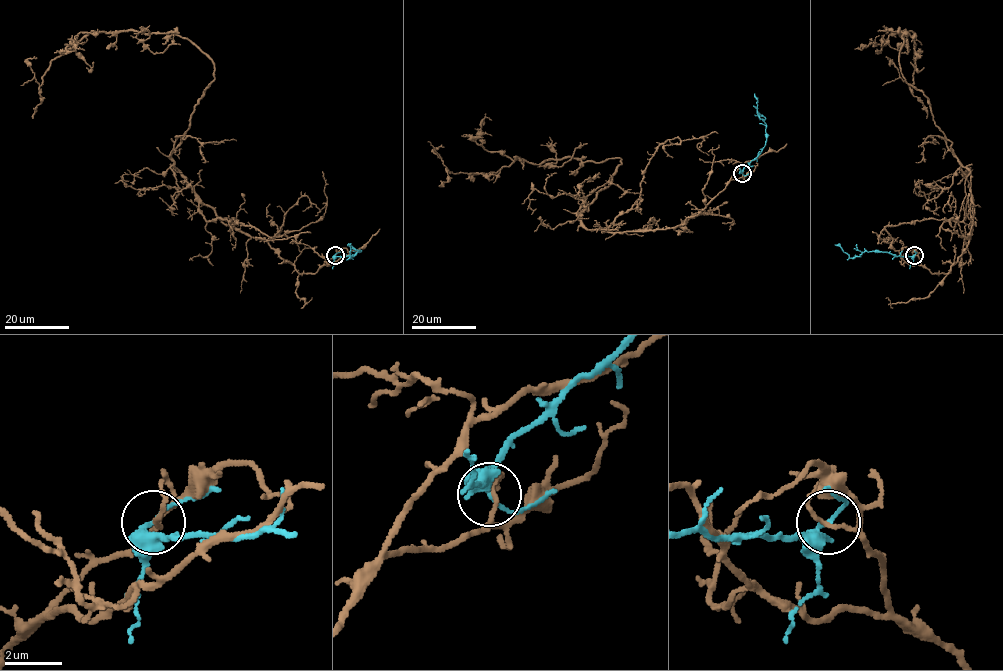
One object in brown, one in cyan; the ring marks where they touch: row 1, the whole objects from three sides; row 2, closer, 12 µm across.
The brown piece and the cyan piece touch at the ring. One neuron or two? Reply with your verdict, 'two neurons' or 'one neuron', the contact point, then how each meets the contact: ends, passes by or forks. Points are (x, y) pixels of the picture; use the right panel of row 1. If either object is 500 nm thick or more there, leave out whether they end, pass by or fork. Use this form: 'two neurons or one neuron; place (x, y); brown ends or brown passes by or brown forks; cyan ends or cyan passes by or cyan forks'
two neurons; place (914, 255); brown passes by; cyan forks

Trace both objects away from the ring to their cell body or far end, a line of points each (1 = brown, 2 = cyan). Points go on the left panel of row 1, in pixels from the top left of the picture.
1: (335, 254), (299, 273), (173, 165), (213, 81), (187, 39), (91, 31), (40, 85), (37, 58)
2: (335, 254), (352, 256), (359, 251), (350, 258), (350, 248), (347, 245)

